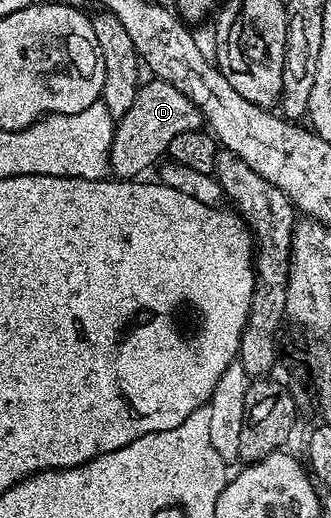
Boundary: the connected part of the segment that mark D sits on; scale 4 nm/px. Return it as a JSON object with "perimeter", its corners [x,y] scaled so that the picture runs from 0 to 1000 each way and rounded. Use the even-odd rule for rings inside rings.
{"perimeter":[[[453,151],[420,168],[387,216],[347,237],[329,293],[329,326],[353,346],[408,346],[453,317],[468,319],[505,295],[523,266],[556,255],[601,253],[616,239],[610,216],[532,166],[505,154]]]}

